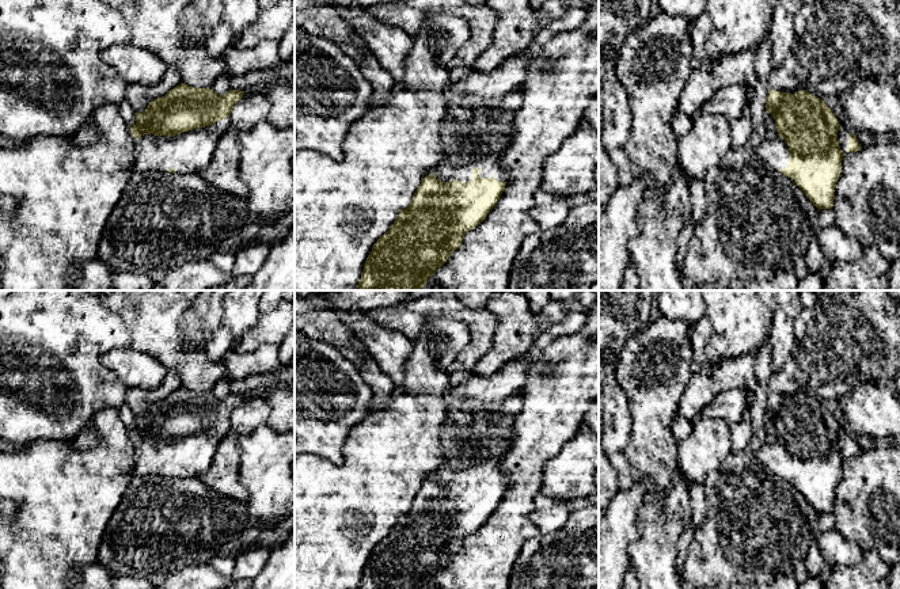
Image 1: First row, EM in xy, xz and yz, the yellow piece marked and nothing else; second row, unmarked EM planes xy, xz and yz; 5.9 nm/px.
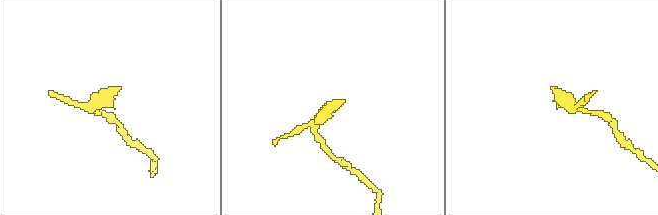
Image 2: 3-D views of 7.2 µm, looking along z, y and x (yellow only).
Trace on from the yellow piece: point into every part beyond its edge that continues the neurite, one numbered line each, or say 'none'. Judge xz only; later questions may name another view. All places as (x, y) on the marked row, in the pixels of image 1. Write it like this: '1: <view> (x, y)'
1: xz (450, 168)

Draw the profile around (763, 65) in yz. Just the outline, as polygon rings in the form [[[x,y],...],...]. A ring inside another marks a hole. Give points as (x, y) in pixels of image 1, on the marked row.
[[[768,37],[756,46],[755,71],[756,83],[749,99],[751,137],[703,178],[707,209],[694,227],[684,258],[684,273],[692,281],[694,290],[706,285],[729,290],[734,281],[774,278],[779,271],[793,269],[795,259],[805,255],[813,235],[819,209],[794,180],[770,170],[755,155],[755,149],[767,138],[766,98],[772,71]]]

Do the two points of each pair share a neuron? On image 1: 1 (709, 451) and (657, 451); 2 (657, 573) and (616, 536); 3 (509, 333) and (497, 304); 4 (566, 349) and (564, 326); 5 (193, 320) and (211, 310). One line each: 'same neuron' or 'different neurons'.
1: different neurons
2: different neurons
3: same neuron
4: different neurons
5: same neuron

